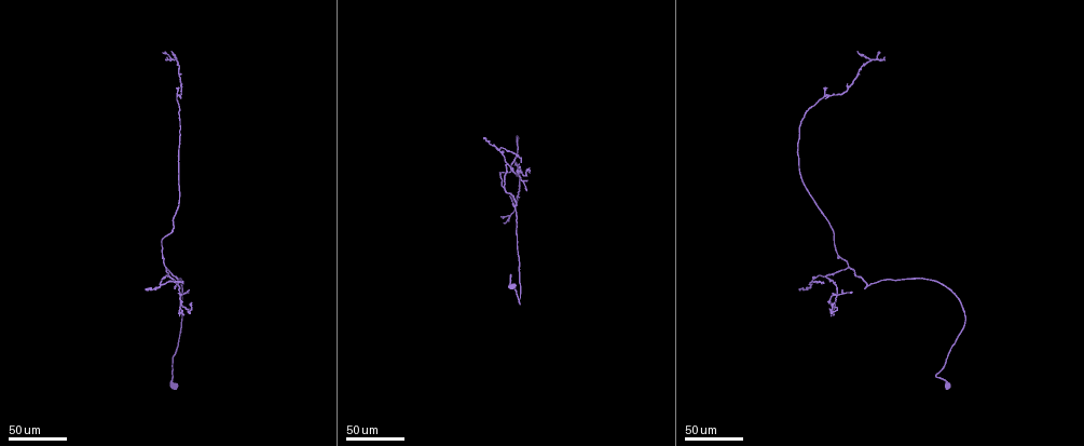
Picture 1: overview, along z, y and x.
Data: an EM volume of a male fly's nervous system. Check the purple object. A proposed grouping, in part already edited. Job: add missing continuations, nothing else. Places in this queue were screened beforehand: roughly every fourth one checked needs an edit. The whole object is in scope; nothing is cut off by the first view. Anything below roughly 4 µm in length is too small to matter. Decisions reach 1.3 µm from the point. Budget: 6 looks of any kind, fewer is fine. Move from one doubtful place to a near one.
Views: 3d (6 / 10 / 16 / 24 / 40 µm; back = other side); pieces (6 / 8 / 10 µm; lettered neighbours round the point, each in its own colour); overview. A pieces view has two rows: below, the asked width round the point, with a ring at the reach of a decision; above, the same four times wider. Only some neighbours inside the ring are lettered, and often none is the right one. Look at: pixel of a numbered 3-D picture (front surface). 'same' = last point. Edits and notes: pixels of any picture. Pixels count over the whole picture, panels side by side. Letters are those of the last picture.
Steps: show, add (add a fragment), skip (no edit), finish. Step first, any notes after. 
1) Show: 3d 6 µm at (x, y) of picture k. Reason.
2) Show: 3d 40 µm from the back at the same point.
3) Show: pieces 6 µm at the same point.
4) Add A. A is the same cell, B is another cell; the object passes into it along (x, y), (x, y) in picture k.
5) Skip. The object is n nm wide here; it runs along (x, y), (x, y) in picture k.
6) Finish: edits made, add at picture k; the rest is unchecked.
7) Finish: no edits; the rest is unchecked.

Show: 3d 24 µm at (178, 88) of picture 1. An open end.

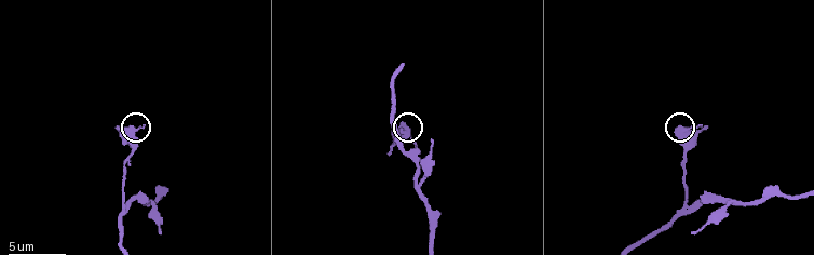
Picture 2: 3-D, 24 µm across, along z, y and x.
Show: pieces 10 µm at (116, 127) of picture 2.

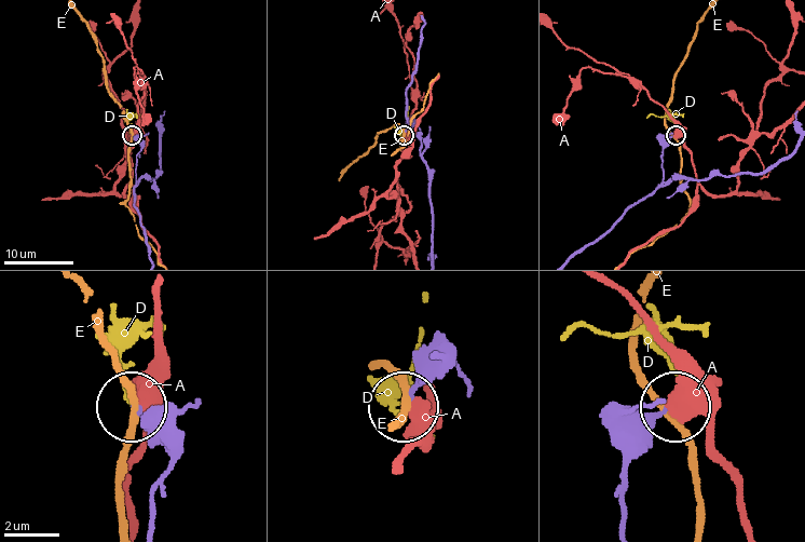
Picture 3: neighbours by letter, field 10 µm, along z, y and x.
Skip. A, D and E are other cells; it runs along (437, 356), (446, 363), (407, 403) in picture 3; no lettered fragment goes on from it.

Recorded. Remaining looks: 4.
Show: 3d 40 µm at (165, 57) of picture 1. Tapers out.

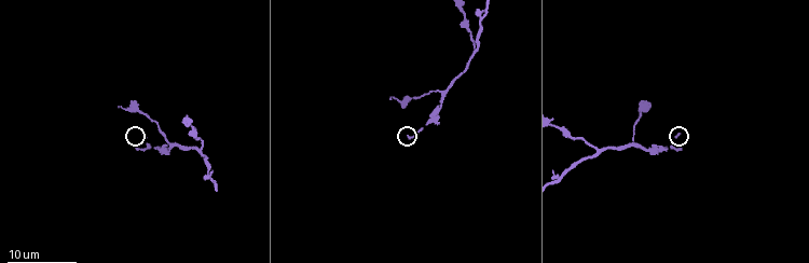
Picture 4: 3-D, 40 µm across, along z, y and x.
Show: pieces 10 µm at (678, 132) of picture 4.

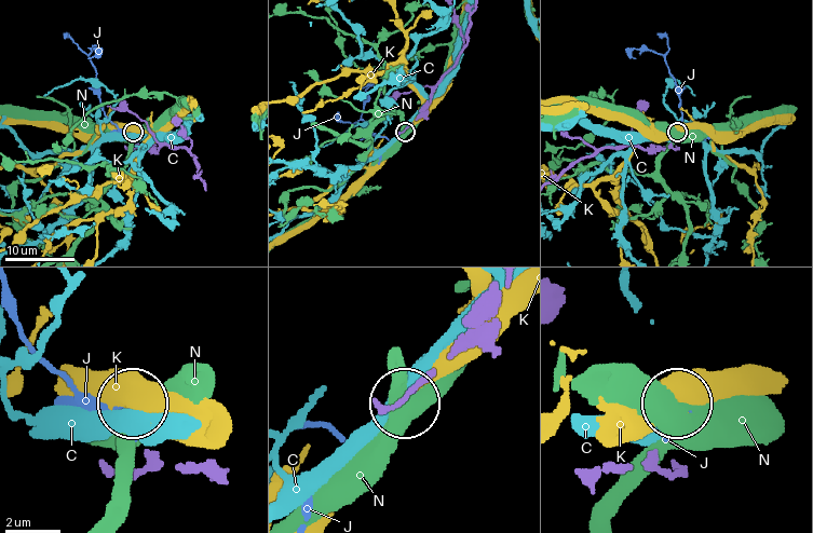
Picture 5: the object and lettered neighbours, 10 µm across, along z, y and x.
Skip. C, J, K and N are other cells; no lettered fragment goes on from it.

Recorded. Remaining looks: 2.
Show: 3d 24 µm at (513, 203) of picture 1. An open end.

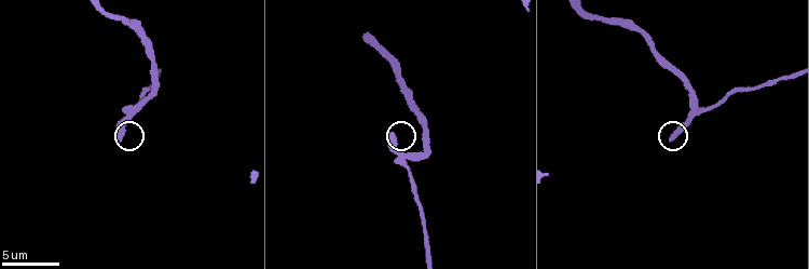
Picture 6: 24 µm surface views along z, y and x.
Show: pieces 8 µm at (391, 136) of picture 6.

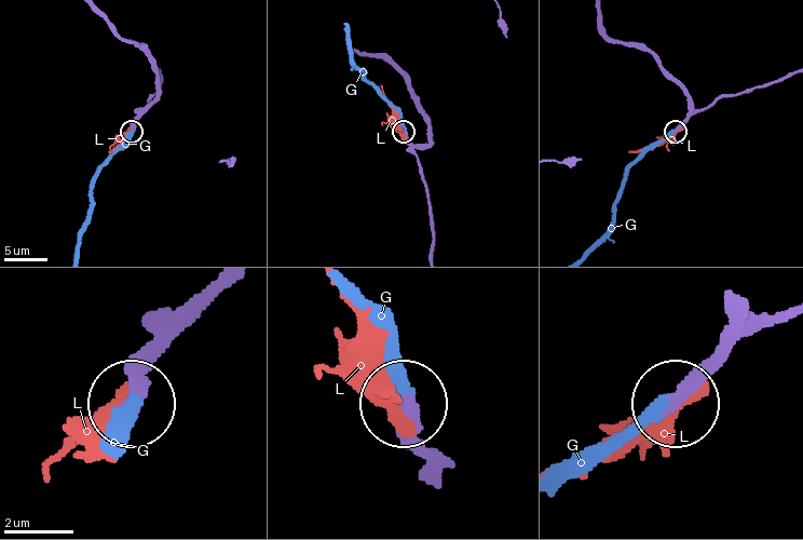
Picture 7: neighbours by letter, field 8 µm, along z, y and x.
Add G. G is the same cell, L is another cell; the object passes into it along (414, 151), (396, 110), (355, 63), (351, 41) in picture 7; the neuron continues.

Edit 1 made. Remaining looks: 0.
Finish: edits made, add at picture 7; the rest is unchecked.

